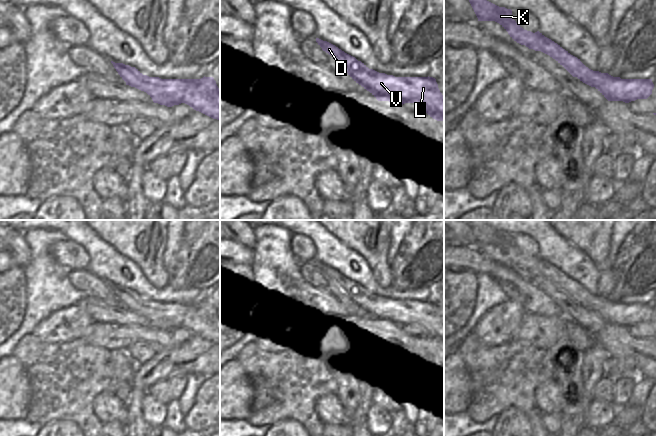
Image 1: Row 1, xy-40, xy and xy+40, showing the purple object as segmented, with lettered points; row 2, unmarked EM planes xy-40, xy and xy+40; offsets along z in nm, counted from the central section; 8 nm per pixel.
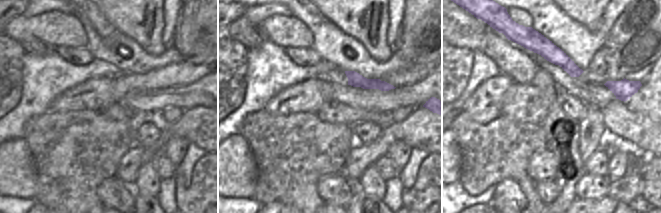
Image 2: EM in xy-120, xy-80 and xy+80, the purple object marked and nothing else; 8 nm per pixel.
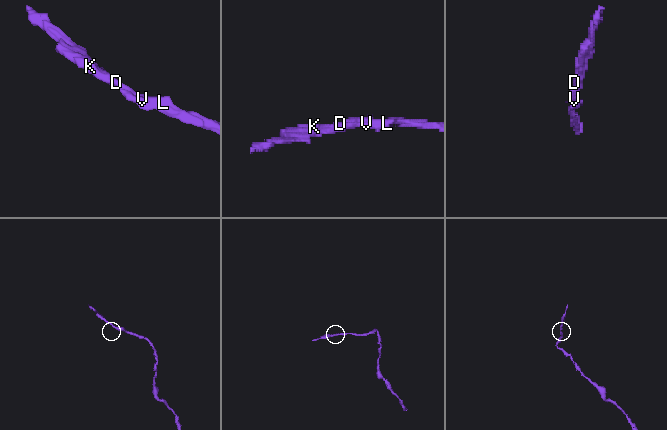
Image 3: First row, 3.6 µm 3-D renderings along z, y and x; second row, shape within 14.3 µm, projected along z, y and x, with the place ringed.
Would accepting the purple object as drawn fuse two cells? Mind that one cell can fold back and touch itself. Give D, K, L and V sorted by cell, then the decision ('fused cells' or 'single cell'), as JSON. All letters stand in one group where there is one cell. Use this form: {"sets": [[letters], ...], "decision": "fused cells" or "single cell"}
{"sets": [["D", "K", "L", "V"]], "decision": "single cell"}

